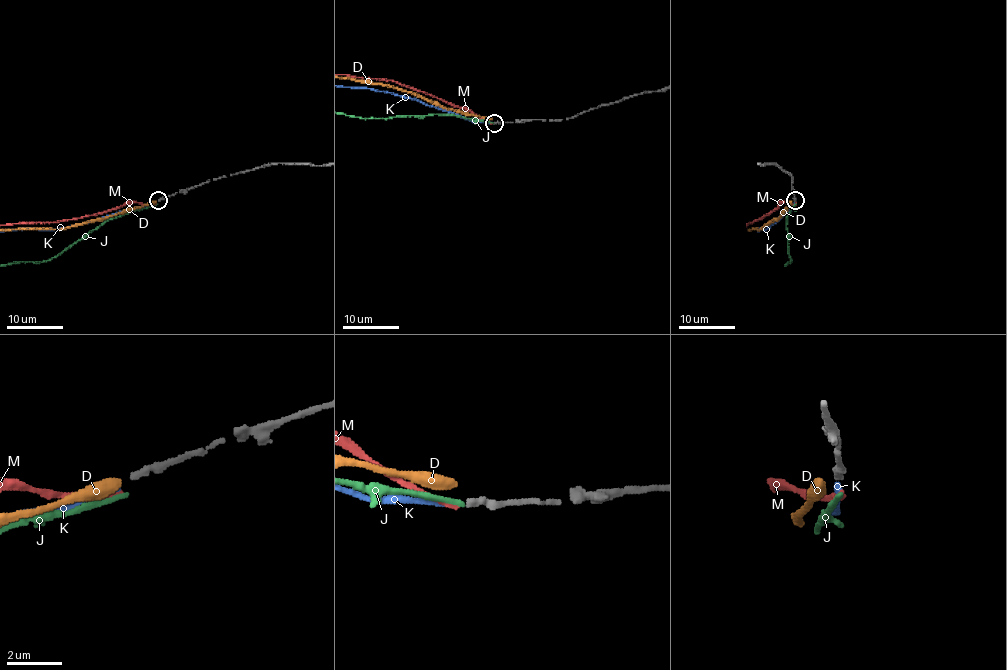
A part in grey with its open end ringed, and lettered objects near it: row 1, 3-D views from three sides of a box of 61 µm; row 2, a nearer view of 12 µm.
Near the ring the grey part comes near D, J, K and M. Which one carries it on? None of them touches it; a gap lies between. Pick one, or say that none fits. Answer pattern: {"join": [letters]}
{"join": ["K"]}

